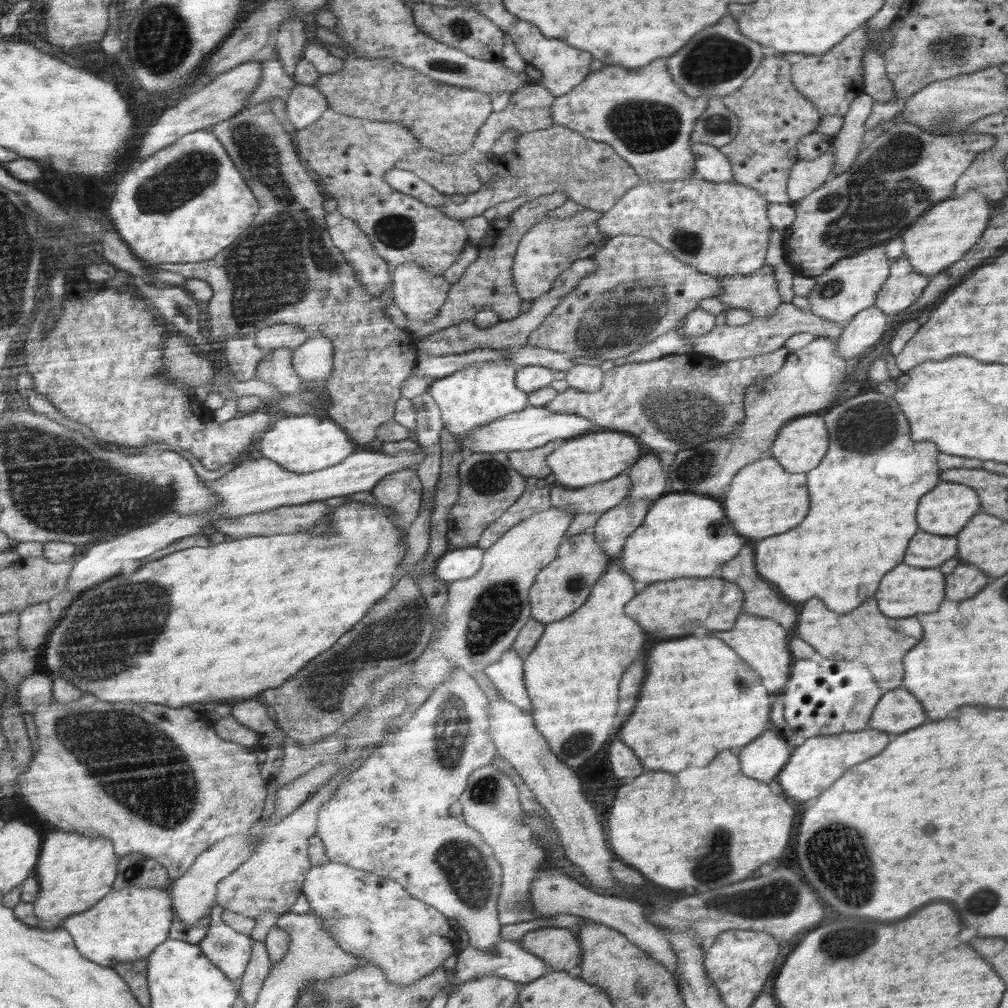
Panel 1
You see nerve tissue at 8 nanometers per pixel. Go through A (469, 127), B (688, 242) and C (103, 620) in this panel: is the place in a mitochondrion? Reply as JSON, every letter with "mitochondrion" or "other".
{"A":"other","B":"mitochondrion","C":"mitochondrion"}

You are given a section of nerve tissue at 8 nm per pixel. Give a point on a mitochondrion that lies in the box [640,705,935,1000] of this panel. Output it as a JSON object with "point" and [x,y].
{"point":[836,855]}

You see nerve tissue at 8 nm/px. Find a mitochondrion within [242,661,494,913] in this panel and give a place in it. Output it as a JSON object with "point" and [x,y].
{"point":[456,725]}

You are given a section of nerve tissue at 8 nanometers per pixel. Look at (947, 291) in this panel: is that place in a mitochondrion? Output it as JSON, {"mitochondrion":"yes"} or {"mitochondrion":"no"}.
{"mitochondrion":"no"}

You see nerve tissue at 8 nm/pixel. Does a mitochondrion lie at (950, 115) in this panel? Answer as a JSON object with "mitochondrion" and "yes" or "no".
{"mitochondrion":"yes"}

